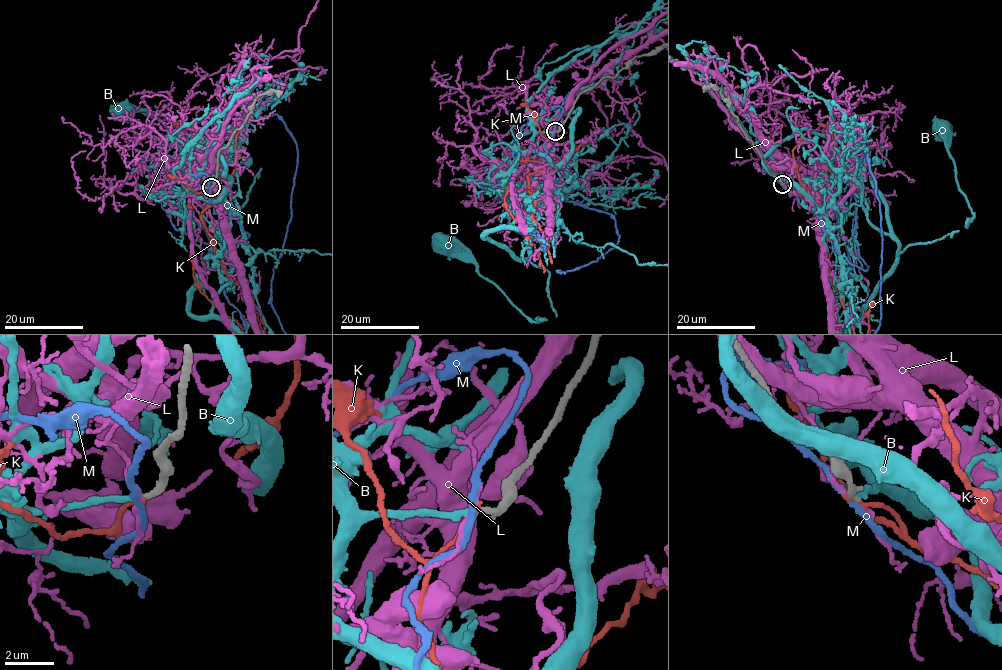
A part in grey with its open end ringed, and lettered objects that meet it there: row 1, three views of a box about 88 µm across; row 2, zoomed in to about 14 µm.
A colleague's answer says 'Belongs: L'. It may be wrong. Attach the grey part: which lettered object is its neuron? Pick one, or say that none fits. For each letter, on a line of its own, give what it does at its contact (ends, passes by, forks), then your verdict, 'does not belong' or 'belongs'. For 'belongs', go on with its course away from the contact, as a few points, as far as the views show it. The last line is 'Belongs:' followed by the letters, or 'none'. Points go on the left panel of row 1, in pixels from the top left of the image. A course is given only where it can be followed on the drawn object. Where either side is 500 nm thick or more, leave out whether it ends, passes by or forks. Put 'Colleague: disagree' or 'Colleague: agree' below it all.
B: it ends; belongs; course (211, 187), (175, 210), (187, 184), (201, 185), (225, 220), (260, 168), (126, 107)
K: it ends; does not belong
L: it passes by; does not belong
M: it passes by; does not belong
Belongs: B
Colleague: disagree

